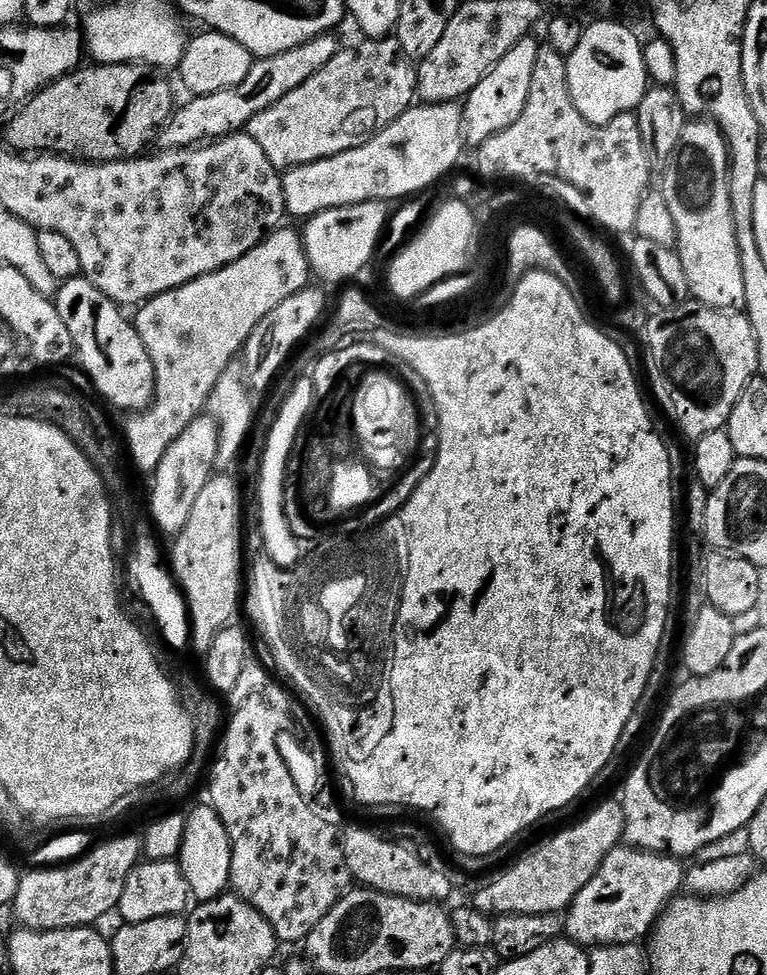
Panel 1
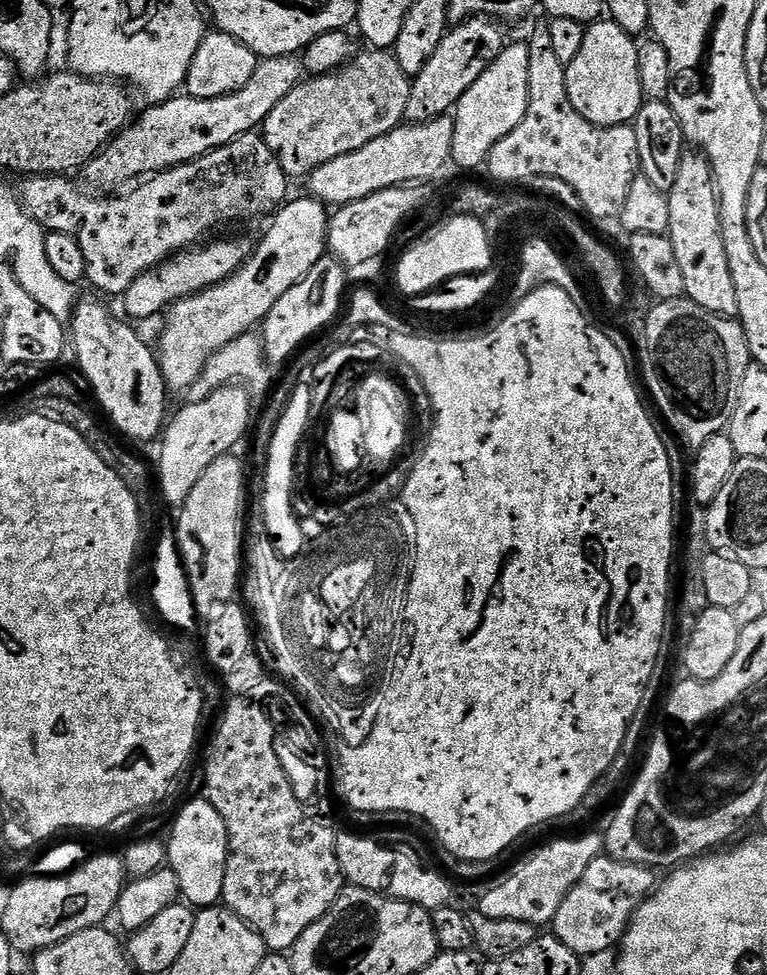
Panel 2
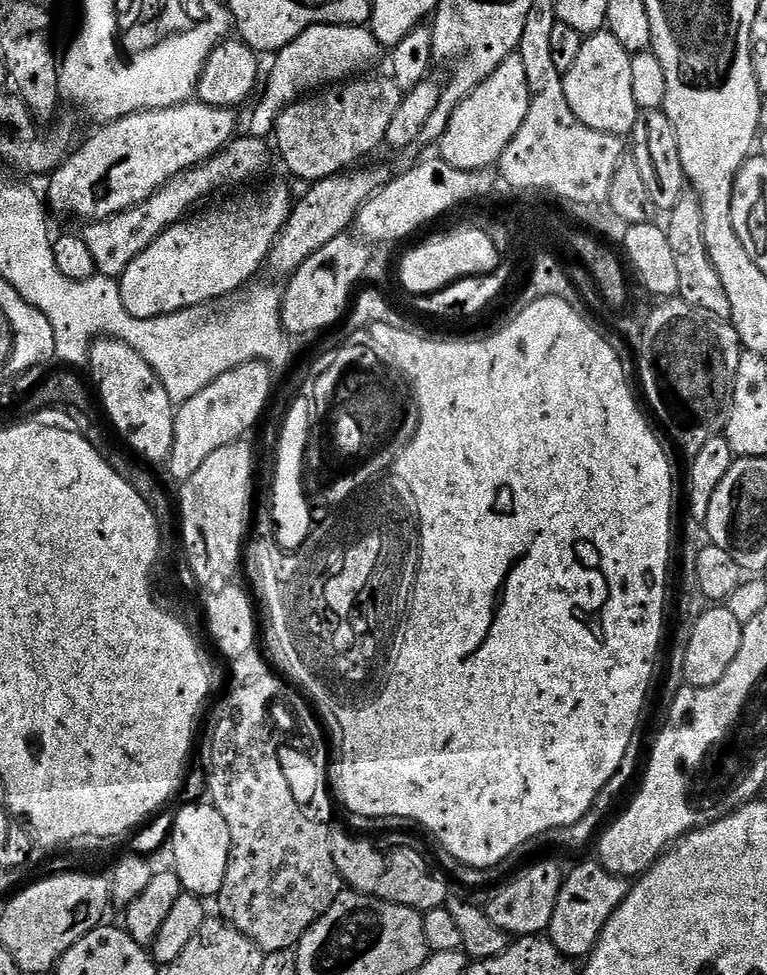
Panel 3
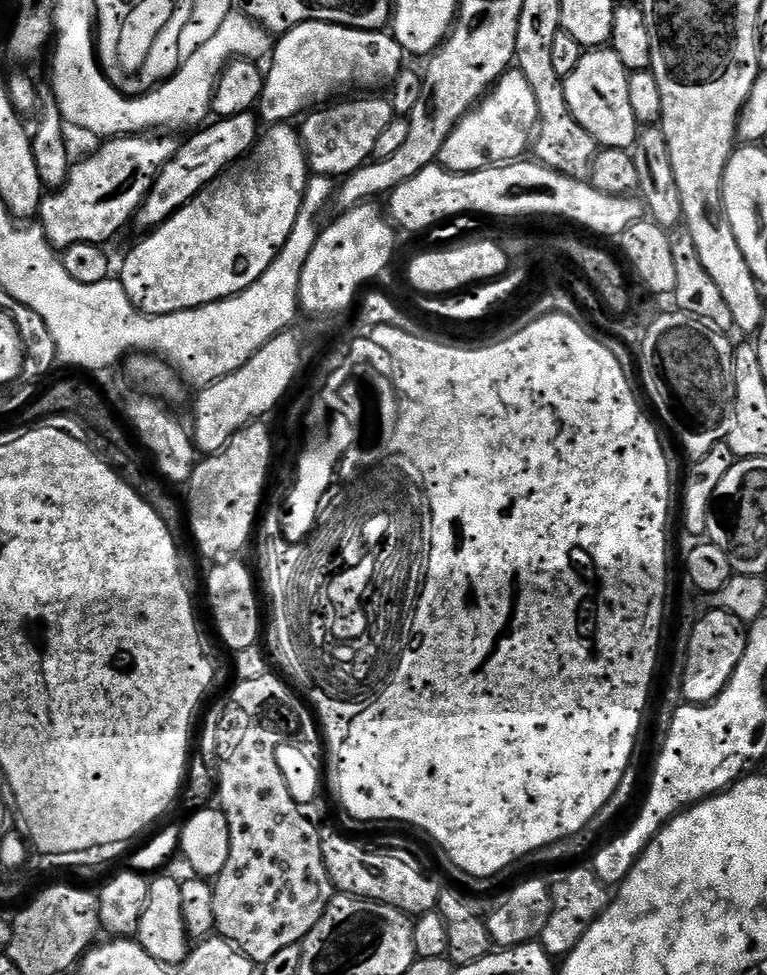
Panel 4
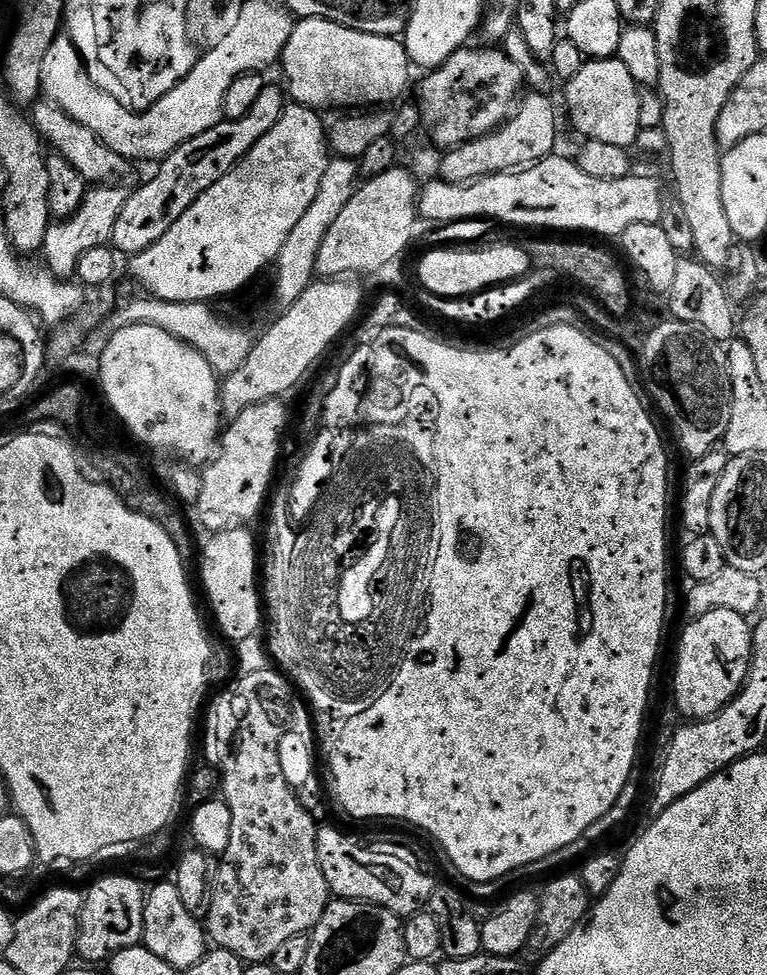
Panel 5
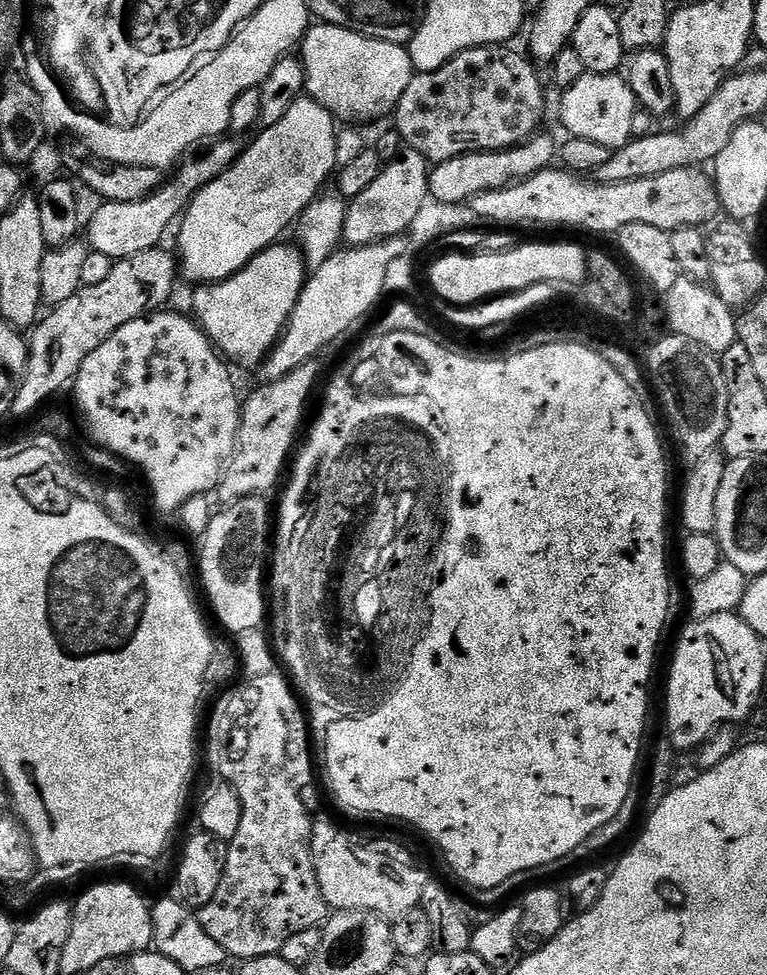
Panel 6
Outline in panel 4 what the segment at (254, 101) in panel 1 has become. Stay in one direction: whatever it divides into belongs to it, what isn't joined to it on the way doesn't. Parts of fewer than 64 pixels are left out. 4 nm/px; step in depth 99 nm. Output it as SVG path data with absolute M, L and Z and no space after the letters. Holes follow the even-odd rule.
M137 134L108 138L93 156L77 159L64 185L49 191L40 203L38 221L51 247L63 250L78 242L107 245L120 228L133 223L140 203L152 189L164 163L176 153L178 140L172 134Z

